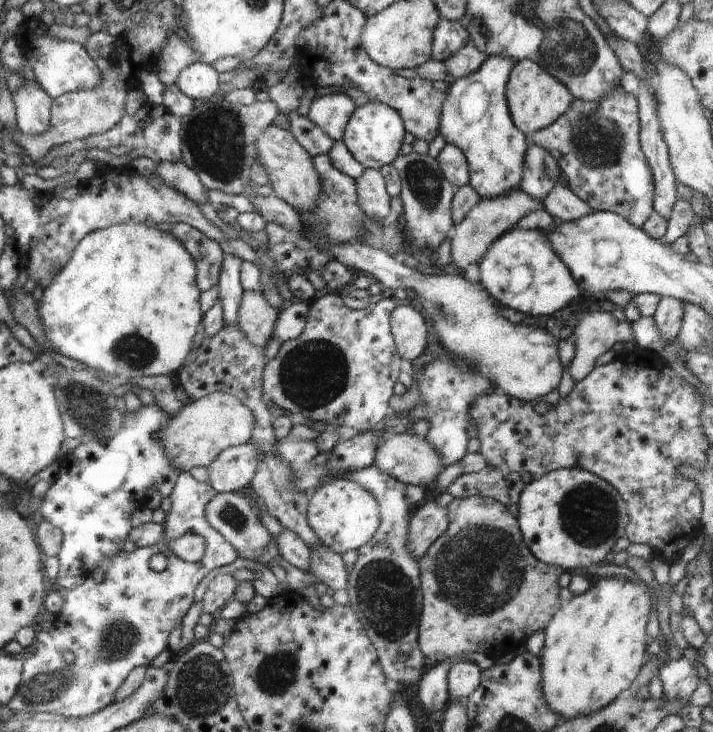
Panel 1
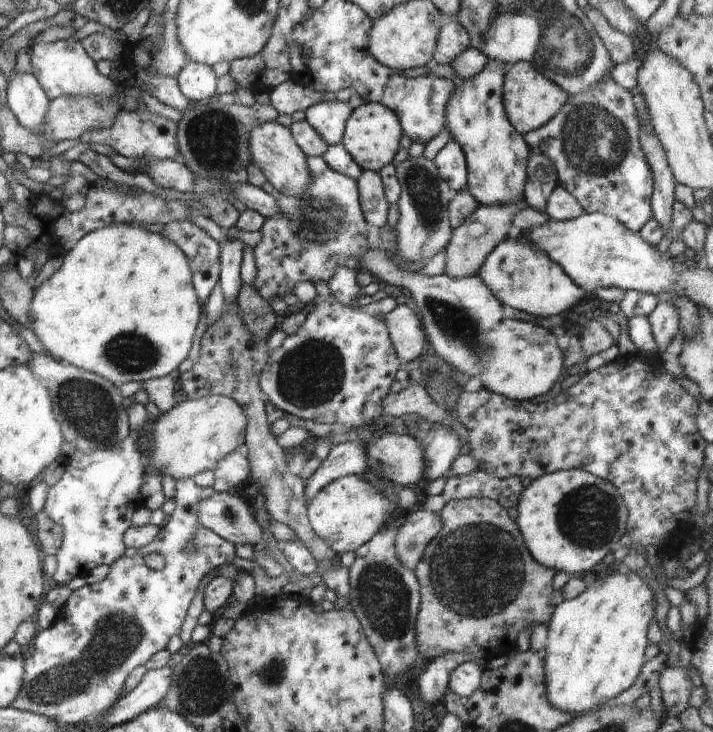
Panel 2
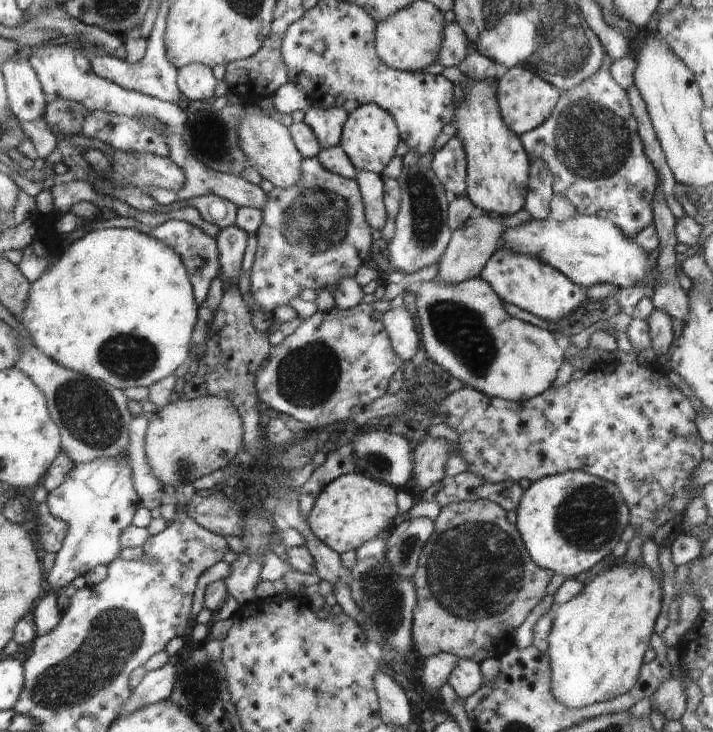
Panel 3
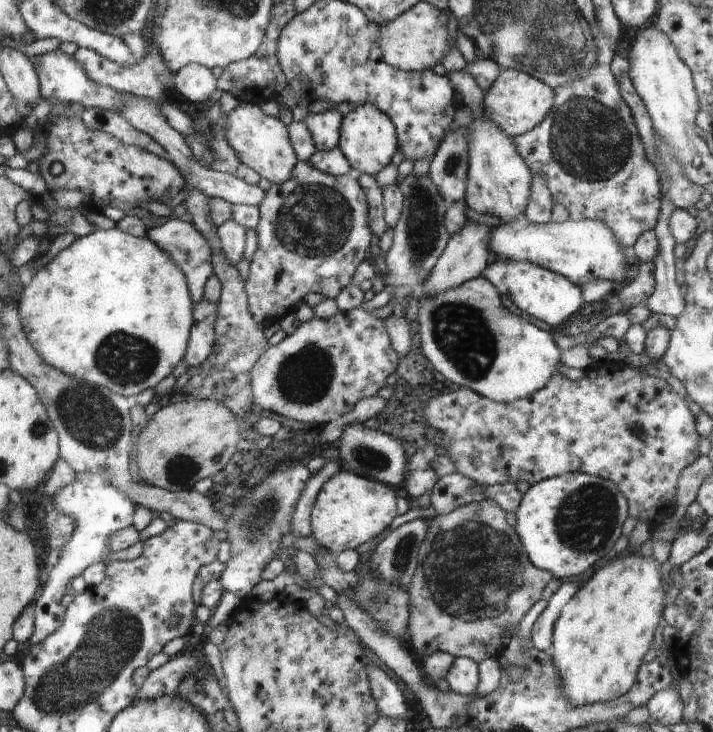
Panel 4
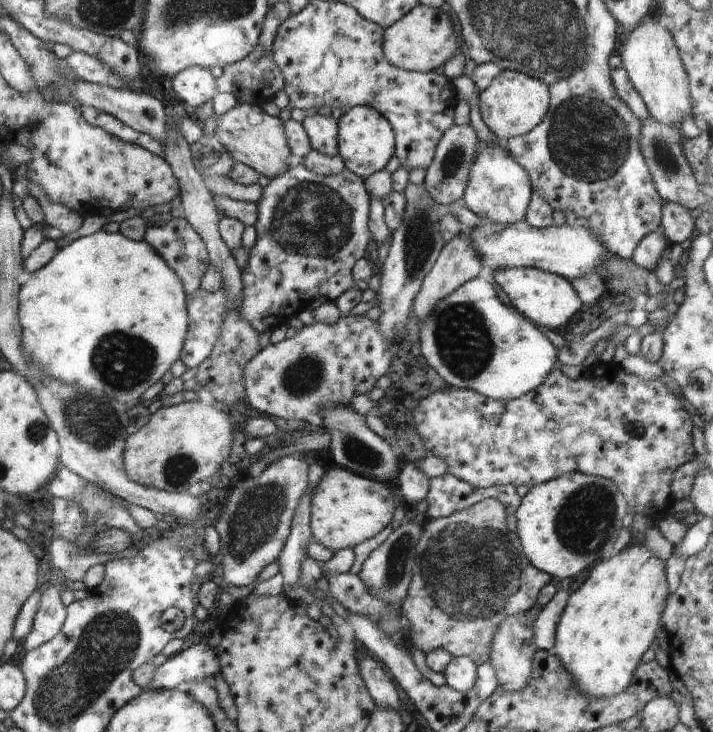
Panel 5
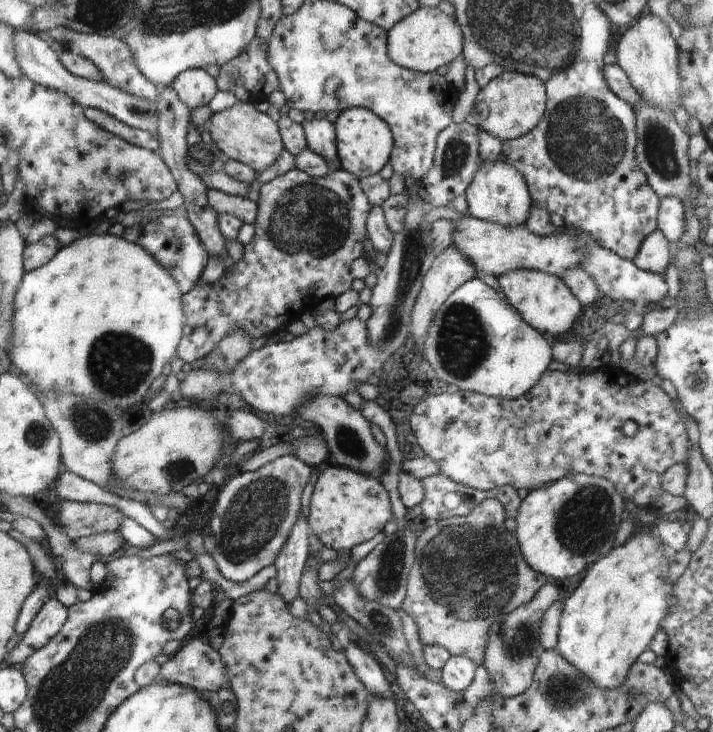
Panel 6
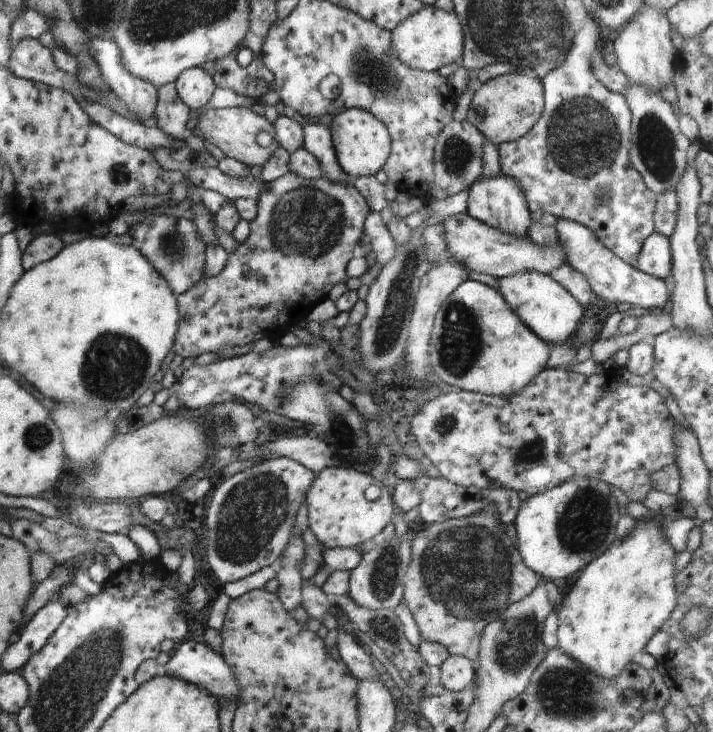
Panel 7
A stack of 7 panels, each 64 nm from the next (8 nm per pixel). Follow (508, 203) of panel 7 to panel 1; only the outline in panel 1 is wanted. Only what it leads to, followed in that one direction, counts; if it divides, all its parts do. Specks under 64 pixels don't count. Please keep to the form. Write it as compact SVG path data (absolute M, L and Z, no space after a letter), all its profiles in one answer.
M500 55L488 56L476 72L451 80L451 87L441 108L439 134L442 134L447 144L457 146L464 153L470 171L469 184L484 199L502 197L518 189L522 180L528 140L512 122L506 100L506 85L513 64L514 61Z

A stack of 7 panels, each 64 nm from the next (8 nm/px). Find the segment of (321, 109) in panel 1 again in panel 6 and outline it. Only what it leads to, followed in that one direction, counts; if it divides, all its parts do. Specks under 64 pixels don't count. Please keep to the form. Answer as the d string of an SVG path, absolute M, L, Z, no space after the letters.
M322 114L317 115L313 120L305 120L302 124L306 140L307 140L307 146L316 154L323 156L326 161L329 163L338 164L338 168L340 169L341 166L338 162L339 156L337 155L337 146L336 146L336 133L333 123L326 120Z

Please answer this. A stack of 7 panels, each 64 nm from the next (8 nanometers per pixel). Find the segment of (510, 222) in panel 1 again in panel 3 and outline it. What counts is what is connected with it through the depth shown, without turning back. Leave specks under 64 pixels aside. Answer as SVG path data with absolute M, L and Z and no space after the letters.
M477 211L466 221L462 228L451 231L451 239L445 248L444 254L437 262L438 273L435 279L448 284L458 284L468 279L480 277L488 259L503 246L501 234L505 228L499 221L500 219L500 216L496 214Z

